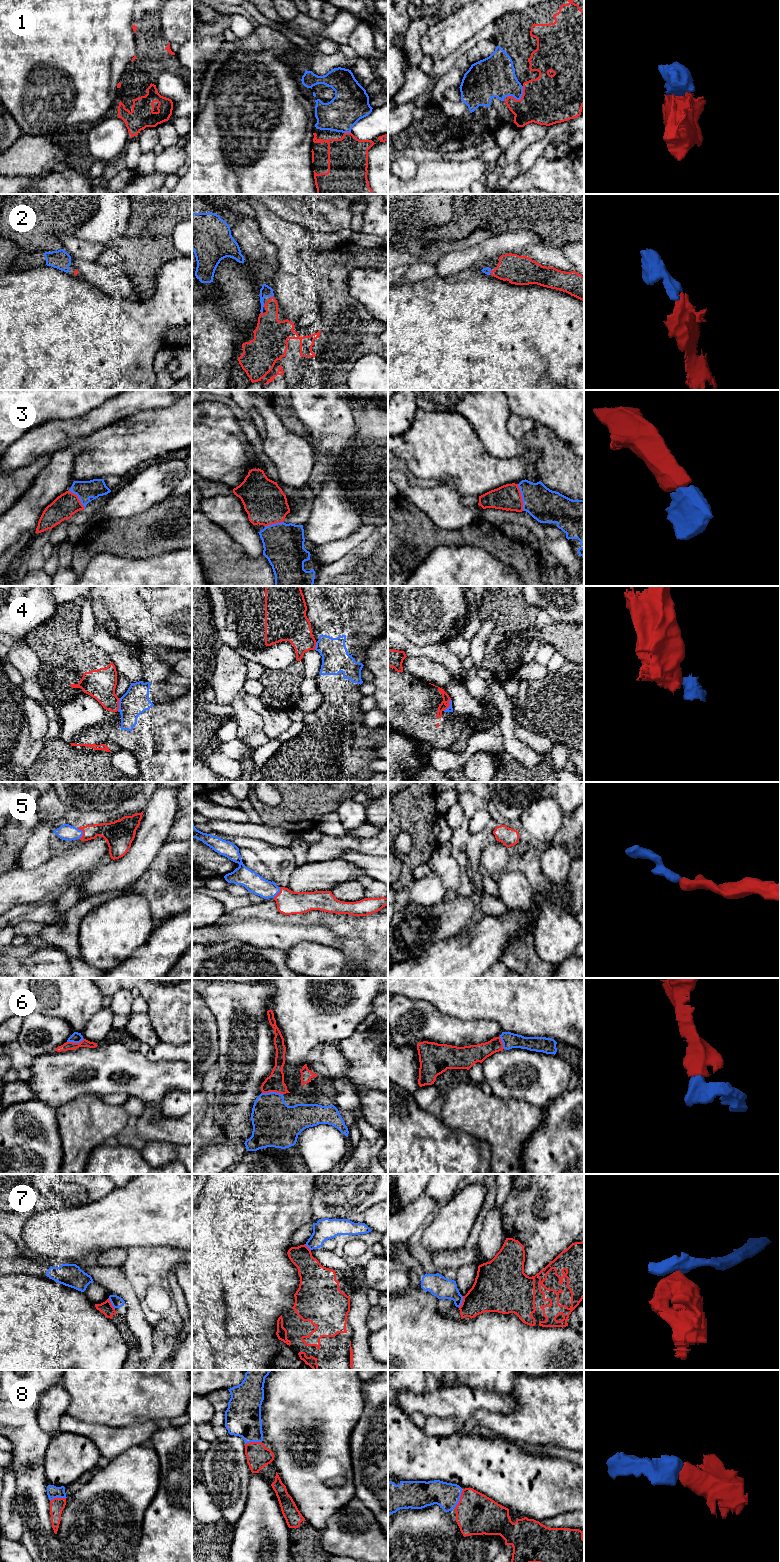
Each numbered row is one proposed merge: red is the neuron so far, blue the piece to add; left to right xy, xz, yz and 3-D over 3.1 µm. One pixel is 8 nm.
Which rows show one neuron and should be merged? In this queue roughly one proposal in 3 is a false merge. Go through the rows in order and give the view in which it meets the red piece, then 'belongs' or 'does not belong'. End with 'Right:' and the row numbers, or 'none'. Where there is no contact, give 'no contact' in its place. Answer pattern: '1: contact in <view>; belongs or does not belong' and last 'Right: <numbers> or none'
1: contact in yz; belongs
2: contact in xz; belongs
3: contact in yz; belongs
4: contact in xy; does not belong
5: contact in xy; belongs
6: contact in xz; belongs
7: contact in yz; does not belong
8: contact in yz; belongs
Right: 1, 2, 3, 5, 6, 8

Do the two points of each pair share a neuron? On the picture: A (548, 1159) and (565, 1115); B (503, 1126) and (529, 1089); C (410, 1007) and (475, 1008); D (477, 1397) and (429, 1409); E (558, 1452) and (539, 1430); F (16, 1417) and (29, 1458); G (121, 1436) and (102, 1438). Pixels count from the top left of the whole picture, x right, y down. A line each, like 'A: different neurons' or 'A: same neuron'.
A: same neuron
B: different neurons
C: different neurons
D: same neuron
E: different neurons
F: same neuron
G: same neuron

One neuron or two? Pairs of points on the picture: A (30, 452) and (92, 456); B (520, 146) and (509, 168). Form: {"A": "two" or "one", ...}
{"A": "two", "B": "two"}

